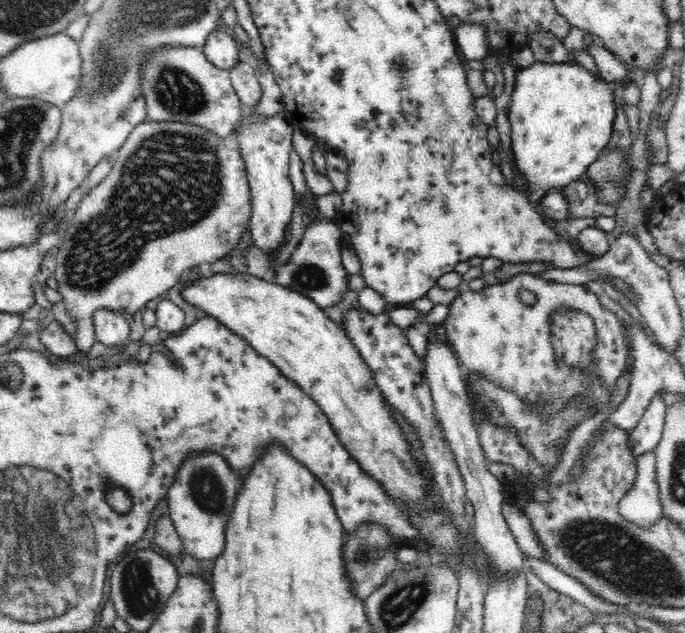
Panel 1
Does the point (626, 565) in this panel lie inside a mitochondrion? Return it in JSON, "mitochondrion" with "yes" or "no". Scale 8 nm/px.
{"mitochondrion":"yes"}

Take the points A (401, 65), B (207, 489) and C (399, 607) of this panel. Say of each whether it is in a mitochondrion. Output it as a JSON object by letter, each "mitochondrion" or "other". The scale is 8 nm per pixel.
{"A":"mitochondrion","B":"mitochondrion","C":"mitochondrion"}

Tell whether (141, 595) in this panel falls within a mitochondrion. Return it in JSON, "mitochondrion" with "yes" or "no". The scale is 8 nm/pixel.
{"mitochondrion":"yes"}

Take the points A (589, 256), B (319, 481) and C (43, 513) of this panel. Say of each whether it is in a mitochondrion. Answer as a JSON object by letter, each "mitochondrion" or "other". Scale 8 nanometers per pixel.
{"A":"other","B":"other","C":"mitochondrion"}

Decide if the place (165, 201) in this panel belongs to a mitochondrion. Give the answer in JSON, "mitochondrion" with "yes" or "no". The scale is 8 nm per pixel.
{"mitochondrion":"yes"}

